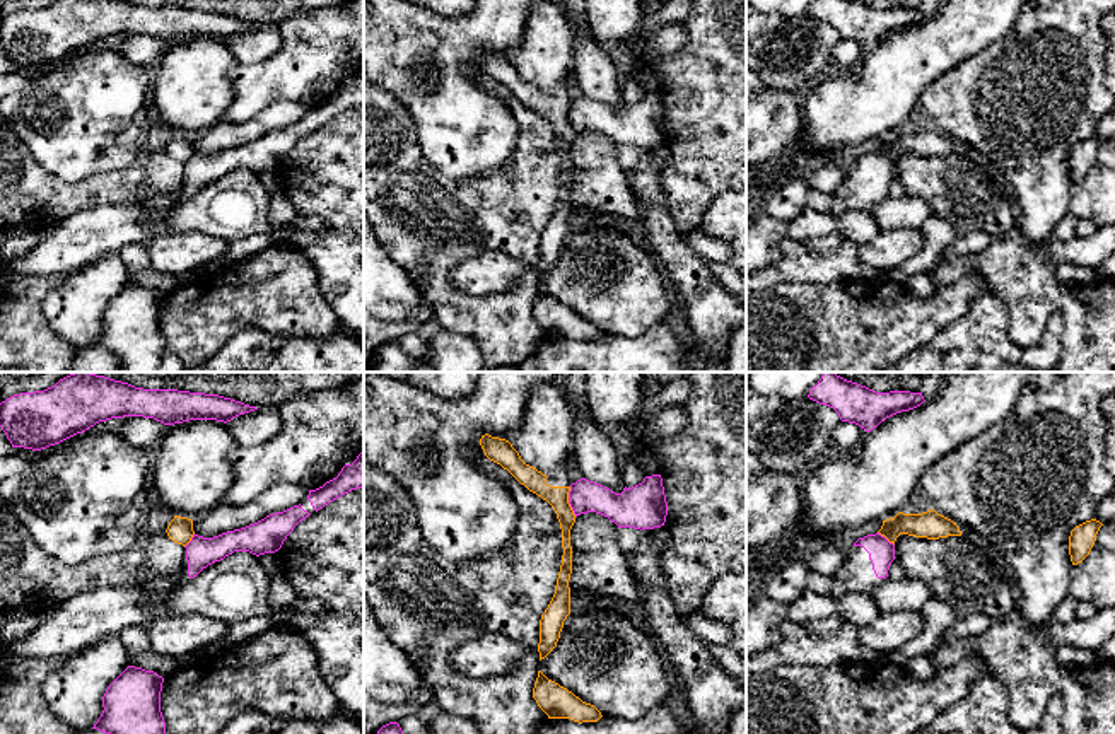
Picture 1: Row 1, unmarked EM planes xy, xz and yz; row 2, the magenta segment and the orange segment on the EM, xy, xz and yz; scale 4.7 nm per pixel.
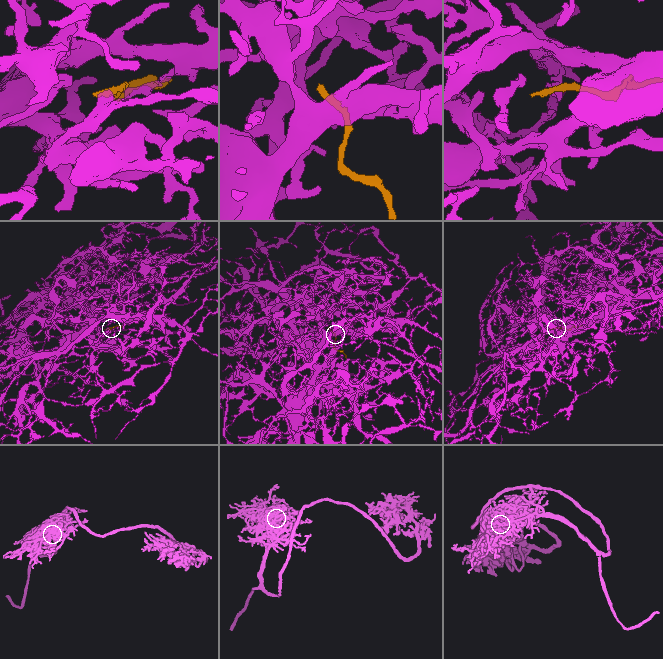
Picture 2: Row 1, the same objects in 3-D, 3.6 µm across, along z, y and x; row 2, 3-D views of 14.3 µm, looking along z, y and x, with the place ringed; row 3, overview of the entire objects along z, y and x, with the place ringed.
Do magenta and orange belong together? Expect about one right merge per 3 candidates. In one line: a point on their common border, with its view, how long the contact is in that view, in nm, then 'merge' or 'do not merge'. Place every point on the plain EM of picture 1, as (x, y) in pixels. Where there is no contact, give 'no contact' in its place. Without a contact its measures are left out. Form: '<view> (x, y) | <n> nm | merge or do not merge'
xz (569, 120) | 150 nm | do not merge

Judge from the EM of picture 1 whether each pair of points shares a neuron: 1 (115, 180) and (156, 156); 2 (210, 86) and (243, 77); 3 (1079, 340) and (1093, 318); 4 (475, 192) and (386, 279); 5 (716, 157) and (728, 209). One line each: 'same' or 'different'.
1: same
2: different
3: same
4: different
5: different

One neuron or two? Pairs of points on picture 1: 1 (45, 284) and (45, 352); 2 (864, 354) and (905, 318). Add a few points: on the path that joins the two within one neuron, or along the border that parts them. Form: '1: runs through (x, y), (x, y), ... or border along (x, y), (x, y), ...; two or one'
1: runs through (33, 301), (33, 335); one
2: runs through (875, 343), (895, 323); one

